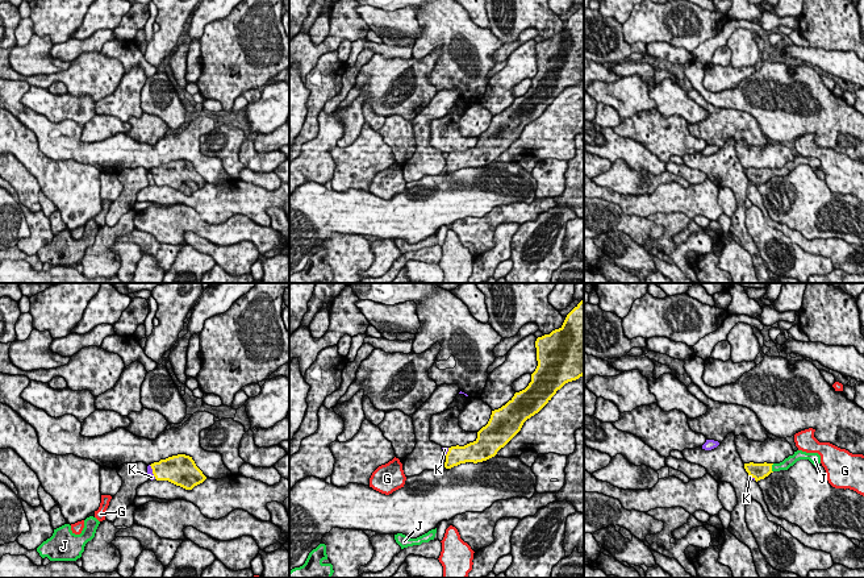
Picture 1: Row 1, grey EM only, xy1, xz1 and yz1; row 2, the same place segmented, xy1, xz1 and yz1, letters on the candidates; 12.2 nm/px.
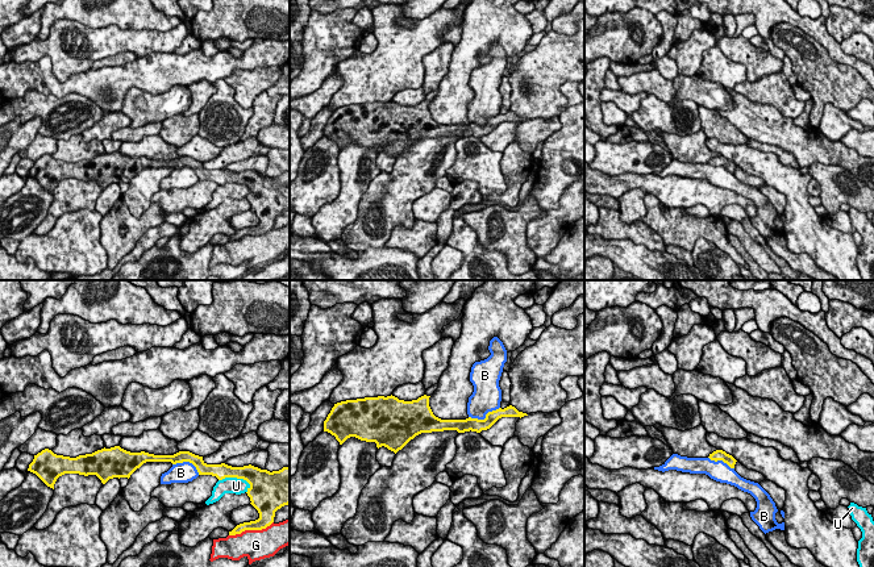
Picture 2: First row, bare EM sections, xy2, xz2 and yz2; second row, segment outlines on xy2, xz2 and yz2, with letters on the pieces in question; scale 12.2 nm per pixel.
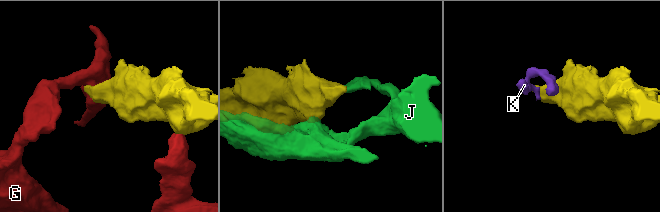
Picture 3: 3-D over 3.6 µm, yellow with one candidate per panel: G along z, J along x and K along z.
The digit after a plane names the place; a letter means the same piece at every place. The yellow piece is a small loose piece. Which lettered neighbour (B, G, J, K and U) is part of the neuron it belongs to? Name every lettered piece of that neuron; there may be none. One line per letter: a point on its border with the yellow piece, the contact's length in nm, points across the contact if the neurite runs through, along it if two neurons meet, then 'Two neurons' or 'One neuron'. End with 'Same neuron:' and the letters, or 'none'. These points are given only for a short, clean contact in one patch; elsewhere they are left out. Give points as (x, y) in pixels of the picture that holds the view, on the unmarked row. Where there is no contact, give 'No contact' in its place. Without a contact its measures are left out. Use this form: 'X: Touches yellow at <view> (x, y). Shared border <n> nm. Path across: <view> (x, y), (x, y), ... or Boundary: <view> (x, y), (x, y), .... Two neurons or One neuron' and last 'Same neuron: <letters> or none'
B: Touches yellow at xz2 (486, 123). Shared border 400 nm. Two neurons
G: Touches yellow at xy2 (250, 234). Shared border 550 nm. Two neurons
J: Touches yellow at yz1 (771, 173). Shared border 110 nm. One neuron
K: Touches yellow at xy1 (153, 177). Shared border 190 nm. Boundary: xy1 (149, 170), (155, 183). Two neurons
U: Touches yellow at xy2 (236, 182). Shared border 420 nm. Two neurons
Same neuron: J

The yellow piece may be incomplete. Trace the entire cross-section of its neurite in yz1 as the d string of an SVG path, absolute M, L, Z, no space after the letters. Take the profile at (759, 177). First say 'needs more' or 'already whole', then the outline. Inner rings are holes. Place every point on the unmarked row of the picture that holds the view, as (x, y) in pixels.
needs more; M802 155L794 157L793 161L789 161L780 169L744 169L744 174L750 182L752 182L756 187L764 184L773 176L788 175L800 165L809 165L814 171L821 169L821 161L818 158L806 158Z

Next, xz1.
already whole; M584 4L567 20L559 34L538 42L535 53L538 71L529 91L492 116L488 129L477 137L473 147L448 153L446 174L494 162L558 95L584 80Z

